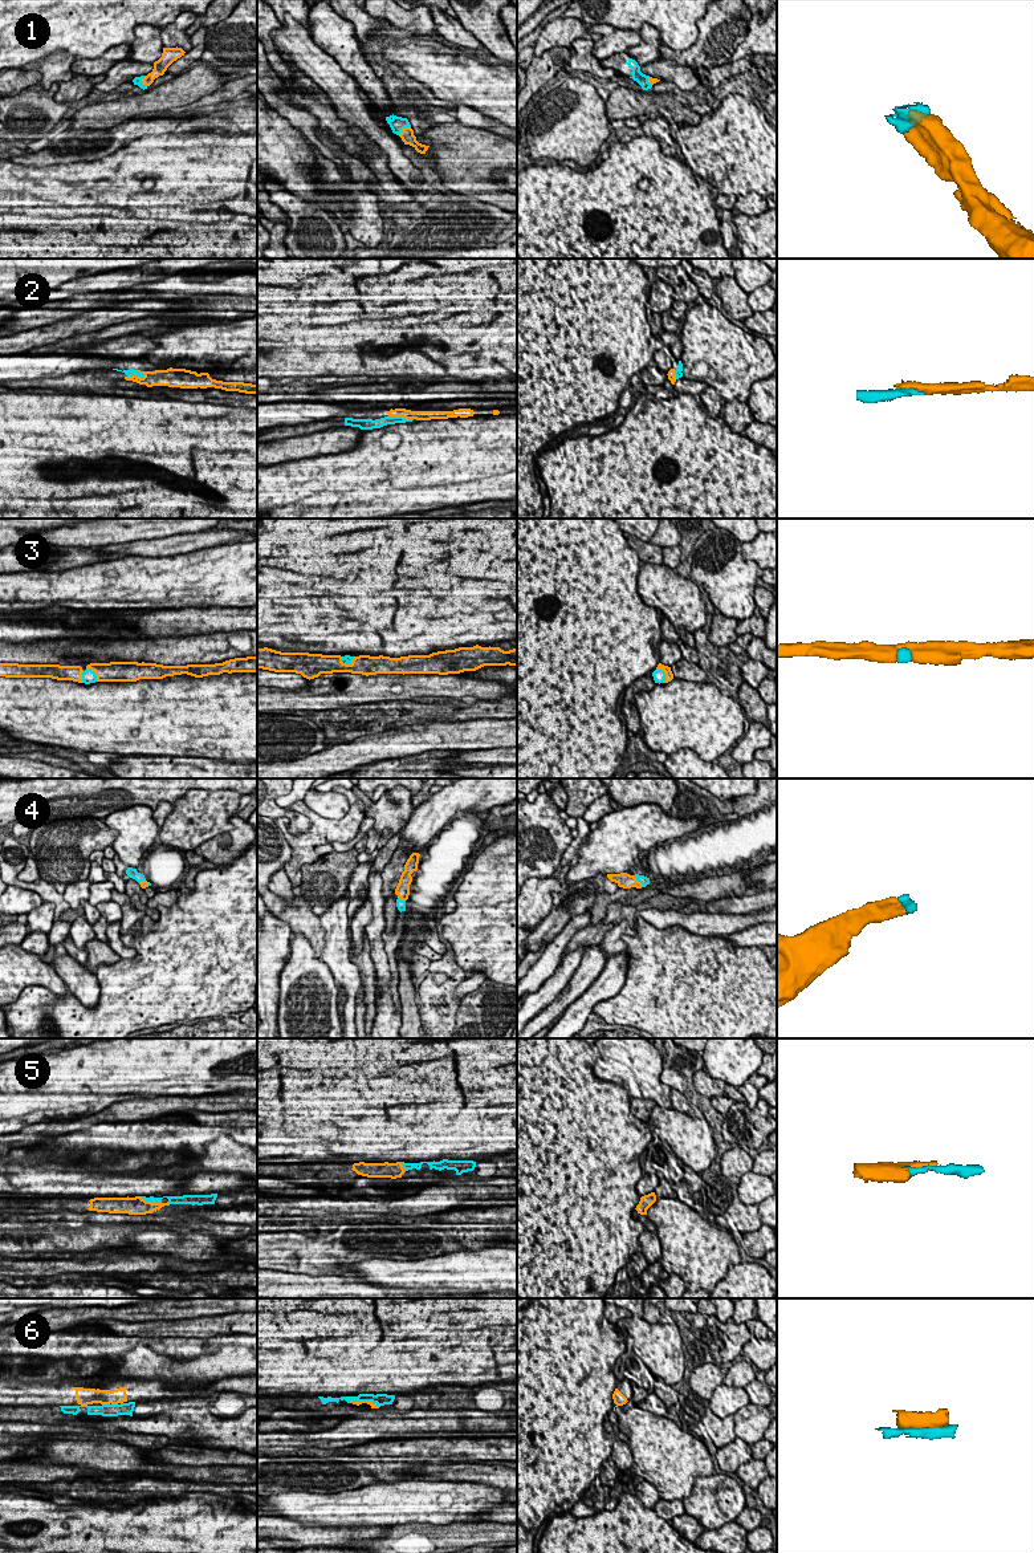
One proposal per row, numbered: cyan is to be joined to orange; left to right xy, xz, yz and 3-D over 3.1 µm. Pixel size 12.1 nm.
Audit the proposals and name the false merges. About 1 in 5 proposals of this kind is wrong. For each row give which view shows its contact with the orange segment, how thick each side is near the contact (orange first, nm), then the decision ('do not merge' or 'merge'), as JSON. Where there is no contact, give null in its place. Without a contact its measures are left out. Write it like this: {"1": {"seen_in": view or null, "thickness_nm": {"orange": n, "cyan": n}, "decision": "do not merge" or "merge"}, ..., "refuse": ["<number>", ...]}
{"1": {"seen_in": "xy", "thickness_nm": {"orange": 130, "cyan": 100}, "decision": "merge"}, "2": {"seen_in": "xy", "thickness_nm": {"orange": 190, "cyan": 90}, "decision": "merge"}, "3": {"seen_in": "yz", "thickness_nm": {"orange": 100, "cyan": 160}, "decision": "merge"}, "4": {"seen_in": "yz", "thickness_nm": {"orange": 190, "cyan": 120}, "decision": "merge"}, "5": {"seen_in": "xy", "thickness_nm": {"orange": 220, "cyan": 70}, "decision": "merge"}, "6": {"seen_in": "xy", "thickness_nm": {"orange": 190, "cyan": 160}, "decision": "do not merge"}, "refuse": ["6"]}

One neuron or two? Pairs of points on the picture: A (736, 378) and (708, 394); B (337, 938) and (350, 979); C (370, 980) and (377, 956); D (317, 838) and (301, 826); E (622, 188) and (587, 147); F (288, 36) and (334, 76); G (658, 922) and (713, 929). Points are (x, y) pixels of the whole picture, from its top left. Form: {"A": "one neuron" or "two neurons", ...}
{"A": "two neurons", "B": "one neuron", "C": "two neurons", "D": "two neurons", "E": "two neurons", "F": "one neuron", "G": "one neuron"}

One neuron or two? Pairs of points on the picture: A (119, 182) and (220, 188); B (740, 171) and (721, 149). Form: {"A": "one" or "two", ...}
{"A": "one", "B": "one"}

